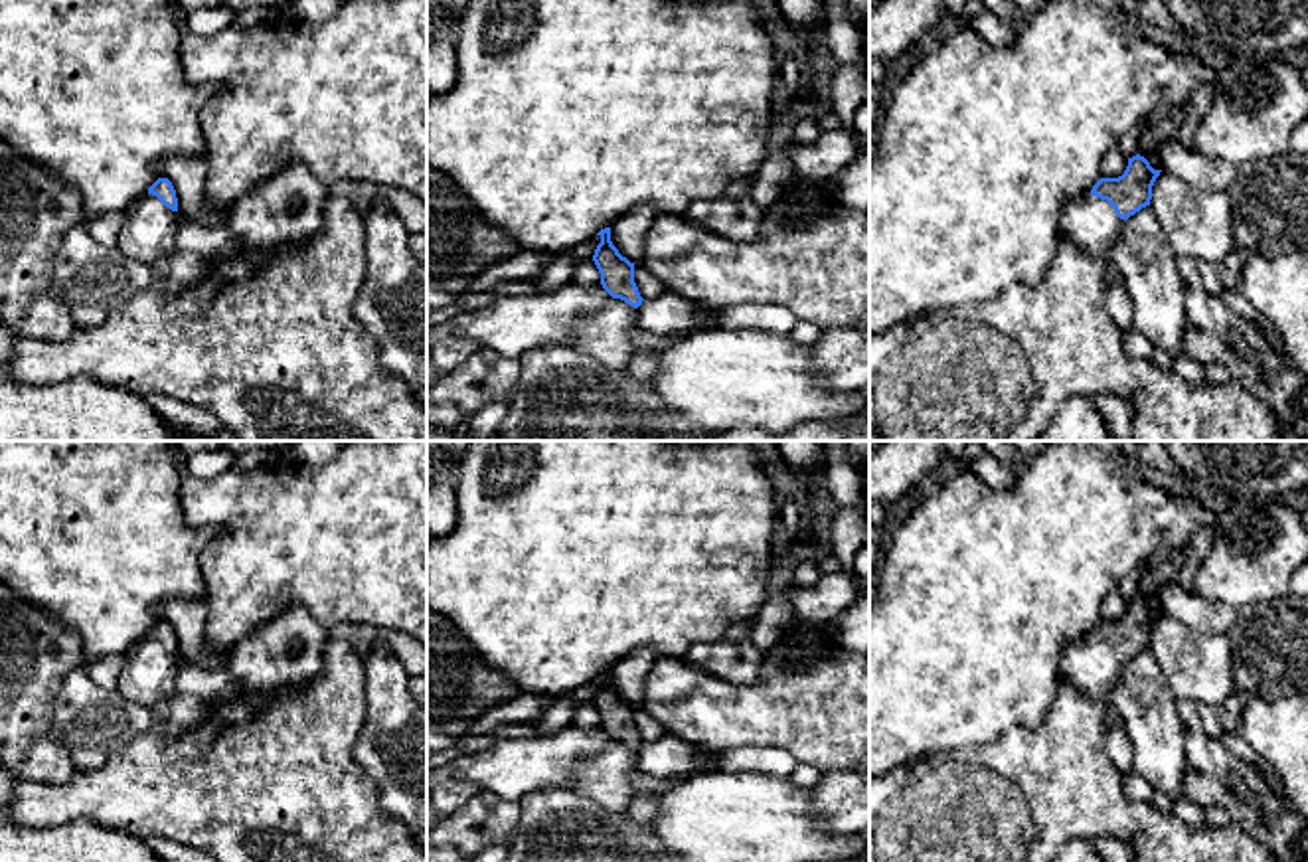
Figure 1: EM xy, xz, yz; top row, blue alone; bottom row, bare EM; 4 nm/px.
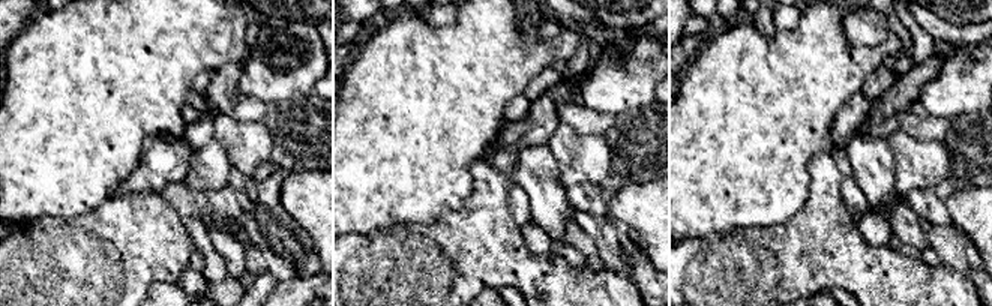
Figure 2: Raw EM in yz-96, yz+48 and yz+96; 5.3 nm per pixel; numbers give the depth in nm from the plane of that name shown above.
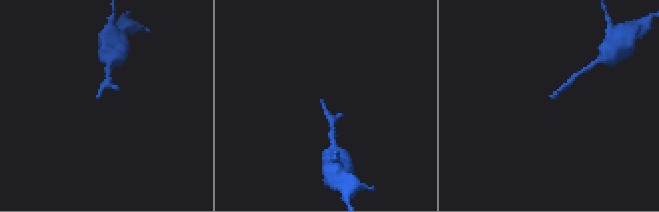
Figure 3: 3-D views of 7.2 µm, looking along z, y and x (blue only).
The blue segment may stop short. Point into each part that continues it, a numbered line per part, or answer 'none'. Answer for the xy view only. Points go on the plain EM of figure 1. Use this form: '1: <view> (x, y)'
1: xy (149, 675)

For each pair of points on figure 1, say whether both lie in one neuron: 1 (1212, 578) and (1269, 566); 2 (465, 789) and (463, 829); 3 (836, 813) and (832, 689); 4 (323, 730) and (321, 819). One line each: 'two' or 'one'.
1: one
2: two
3: two
4: one

